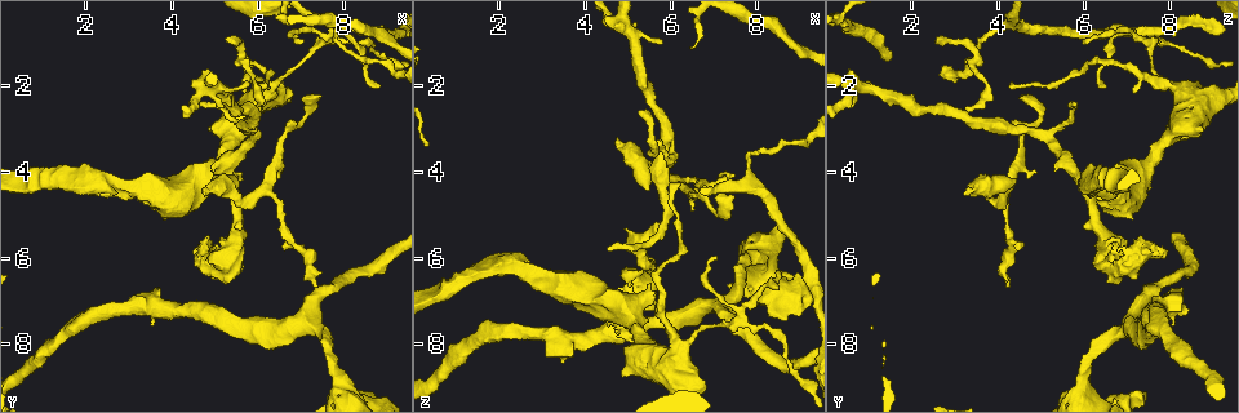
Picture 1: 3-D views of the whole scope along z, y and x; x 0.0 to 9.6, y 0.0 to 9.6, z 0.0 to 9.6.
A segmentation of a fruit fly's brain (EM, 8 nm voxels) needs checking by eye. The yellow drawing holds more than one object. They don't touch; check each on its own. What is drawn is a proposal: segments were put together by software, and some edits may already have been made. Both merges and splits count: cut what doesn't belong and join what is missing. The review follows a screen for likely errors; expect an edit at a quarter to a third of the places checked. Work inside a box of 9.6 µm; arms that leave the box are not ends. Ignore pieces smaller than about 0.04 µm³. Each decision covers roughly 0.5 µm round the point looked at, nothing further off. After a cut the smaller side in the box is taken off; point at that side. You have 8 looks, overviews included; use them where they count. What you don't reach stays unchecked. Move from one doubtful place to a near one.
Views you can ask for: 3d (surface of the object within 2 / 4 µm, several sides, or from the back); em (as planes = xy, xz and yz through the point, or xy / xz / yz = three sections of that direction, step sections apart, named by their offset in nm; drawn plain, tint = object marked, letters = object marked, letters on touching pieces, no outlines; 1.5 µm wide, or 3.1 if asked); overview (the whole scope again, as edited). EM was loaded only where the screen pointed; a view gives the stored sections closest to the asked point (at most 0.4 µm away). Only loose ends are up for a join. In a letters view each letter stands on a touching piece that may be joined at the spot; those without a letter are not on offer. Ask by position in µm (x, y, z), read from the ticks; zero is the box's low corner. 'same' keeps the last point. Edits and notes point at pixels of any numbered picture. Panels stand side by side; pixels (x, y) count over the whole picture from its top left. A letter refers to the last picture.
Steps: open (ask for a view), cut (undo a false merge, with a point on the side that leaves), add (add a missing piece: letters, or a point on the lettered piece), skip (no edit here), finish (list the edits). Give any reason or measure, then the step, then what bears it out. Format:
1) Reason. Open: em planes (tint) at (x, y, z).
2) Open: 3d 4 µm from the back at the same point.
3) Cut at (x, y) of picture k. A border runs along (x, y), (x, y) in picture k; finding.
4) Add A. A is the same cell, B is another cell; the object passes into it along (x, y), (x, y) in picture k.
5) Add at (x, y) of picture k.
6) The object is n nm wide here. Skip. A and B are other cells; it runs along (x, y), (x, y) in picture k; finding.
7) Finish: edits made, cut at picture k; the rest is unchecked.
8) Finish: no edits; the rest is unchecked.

Free end. Open: 3d 4 µm at (7.40, 6.70, 4.25).

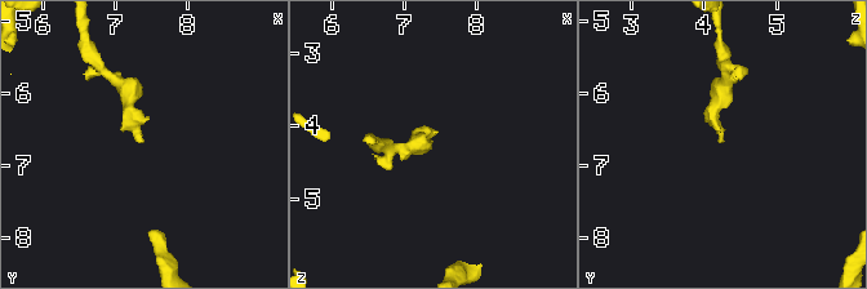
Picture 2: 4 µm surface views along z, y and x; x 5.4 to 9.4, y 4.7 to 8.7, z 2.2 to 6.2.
Open: em planes (letters) at (7.35, 6.70, 4.20).

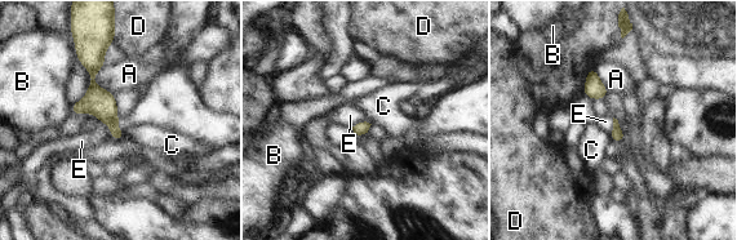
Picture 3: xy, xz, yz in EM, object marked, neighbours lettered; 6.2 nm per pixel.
Skip. A, B, C, D and E are other cells; a border runs along (608, 134), (612, 140) in picture 3; no lettered piece goes on from it.

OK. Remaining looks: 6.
A fork. Open: em planes (tint) at (5.35, 4.45, 3.80).

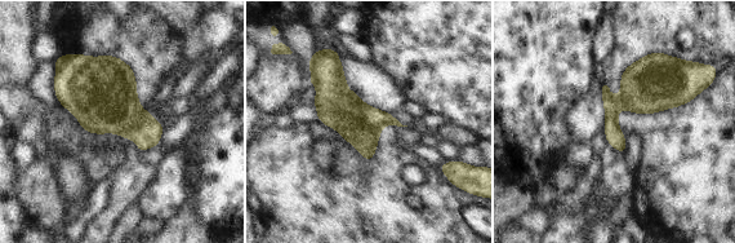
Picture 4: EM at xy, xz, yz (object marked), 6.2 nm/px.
Open: em planes (letters) at the same point.

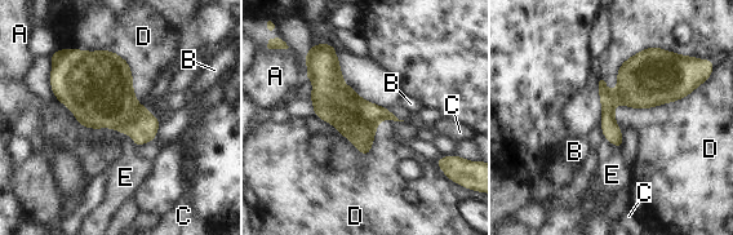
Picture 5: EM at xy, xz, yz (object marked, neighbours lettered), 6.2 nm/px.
The object is 160 nm wide here. Skip. A, B, C, D and E are other cells; continuous, no second cell.

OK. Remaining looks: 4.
Thin end. Open: em planes (letters) at (7.10, 0.90, 6.05).

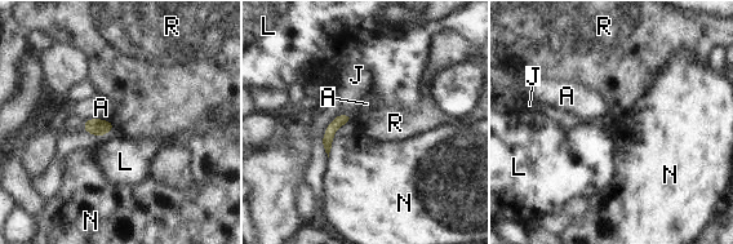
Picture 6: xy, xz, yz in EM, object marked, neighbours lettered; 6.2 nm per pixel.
Add J. J is the same cell, A, L, N and R are other cells; the object passes into it along (340, 120), (346, 114), (352, 81) in picture 6; the cell continues.

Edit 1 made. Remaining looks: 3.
Finish: edits made, add at picture 6; the rest is unchecked.

